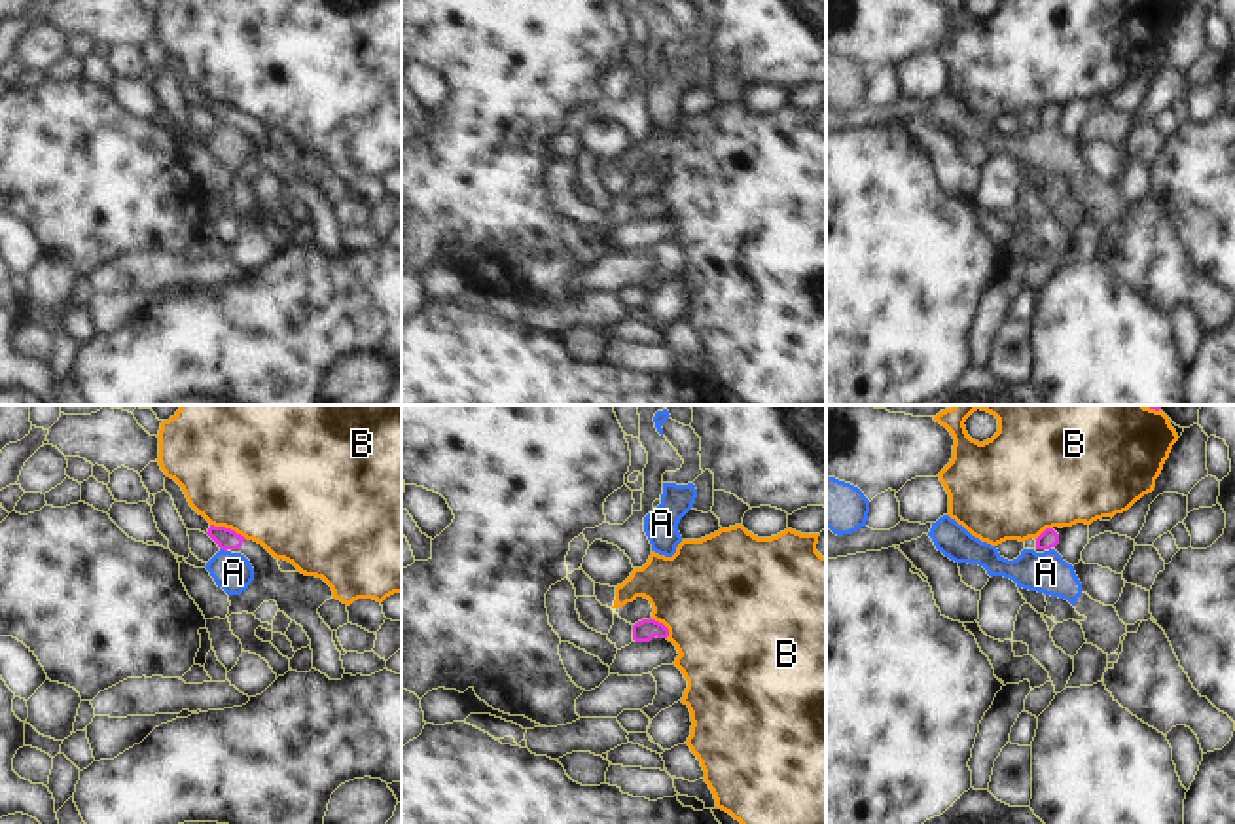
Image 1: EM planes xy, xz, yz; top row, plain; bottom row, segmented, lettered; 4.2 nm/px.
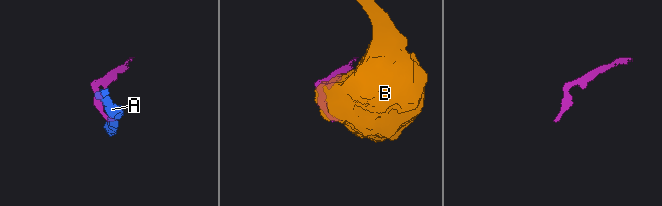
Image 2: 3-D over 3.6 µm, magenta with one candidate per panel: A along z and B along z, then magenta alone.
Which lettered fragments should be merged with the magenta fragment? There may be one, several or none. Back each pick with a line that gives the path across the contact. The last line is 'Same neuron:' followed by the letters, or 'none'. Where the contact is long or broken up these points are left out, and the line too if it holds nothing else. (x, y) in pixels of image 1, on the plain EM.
Same neuron: none

